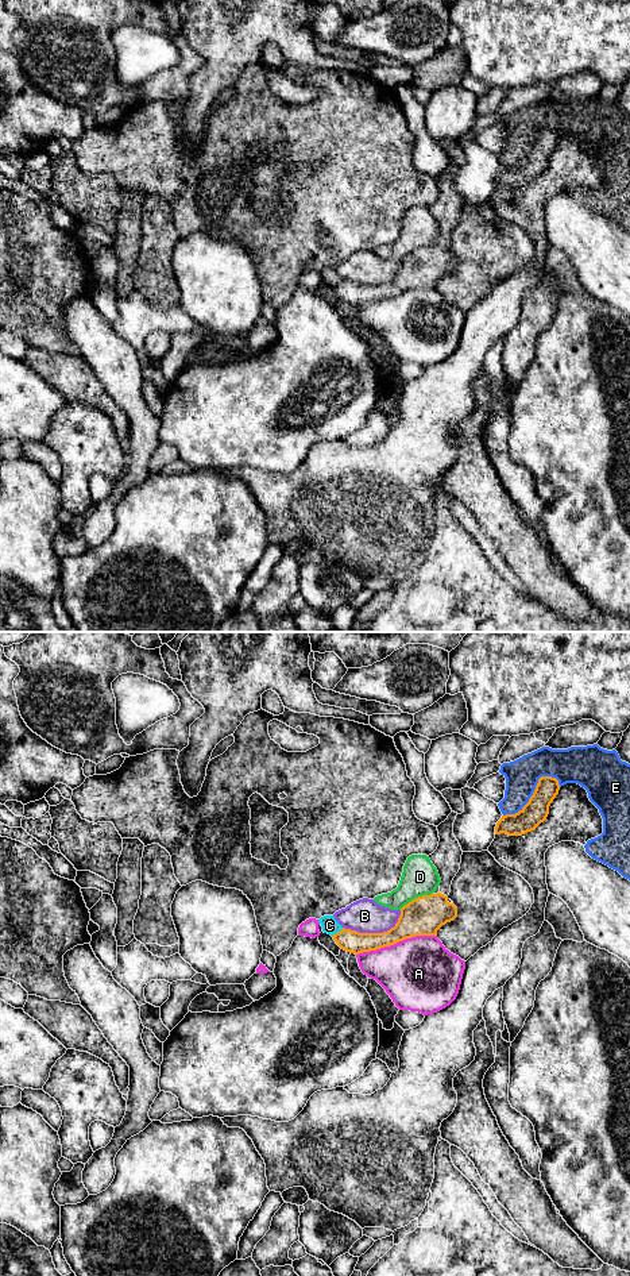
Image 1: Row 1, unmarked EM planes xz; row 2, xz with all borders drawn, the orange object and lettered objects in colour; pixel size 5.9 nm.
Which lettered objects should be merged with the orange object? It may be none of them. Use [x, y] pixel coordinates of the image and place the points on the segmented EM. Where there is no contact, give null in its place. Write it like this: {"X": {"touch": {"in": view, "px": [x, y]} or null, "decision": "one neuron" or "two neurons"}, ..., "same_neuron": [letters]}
{"A": {"touch": {"in": "xz", "px": [395, 943]}, "decision": "two neurons"}, "B": {"touch": {"in": "xz", "px": [375, 933]}, "decision": "two neurons"}, "C": {"touch": {"in": "xz", "px": [339, 932]}, "decision": "two neurons"}, "D": {"touch": {"in": "xz", "px": [416, 898]}, "decision": "two neurons"}, "E": {"touch": {"in": "xz", "px": [533, 793]}, "decision": "two neurons"}, "same_neuron": []}

